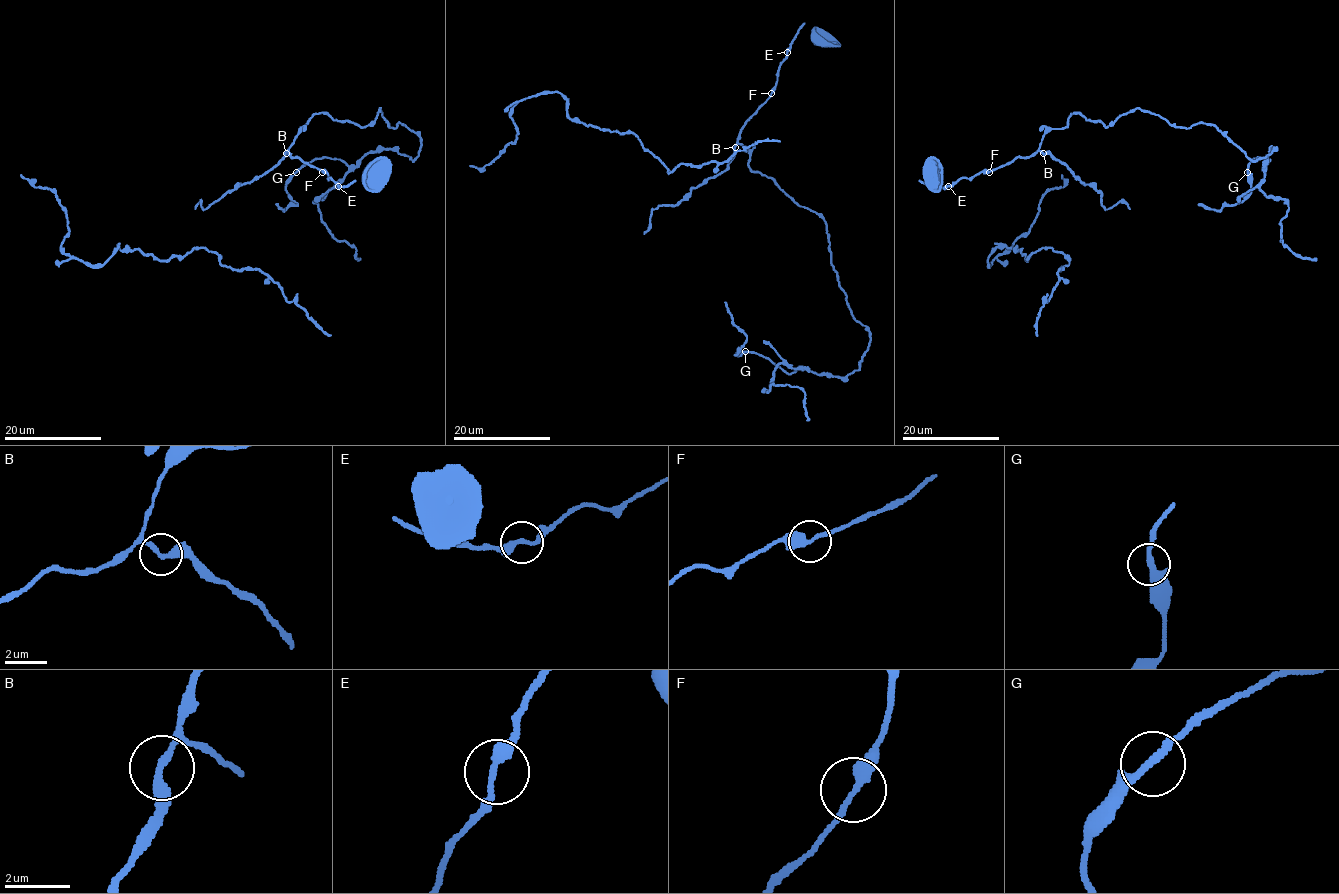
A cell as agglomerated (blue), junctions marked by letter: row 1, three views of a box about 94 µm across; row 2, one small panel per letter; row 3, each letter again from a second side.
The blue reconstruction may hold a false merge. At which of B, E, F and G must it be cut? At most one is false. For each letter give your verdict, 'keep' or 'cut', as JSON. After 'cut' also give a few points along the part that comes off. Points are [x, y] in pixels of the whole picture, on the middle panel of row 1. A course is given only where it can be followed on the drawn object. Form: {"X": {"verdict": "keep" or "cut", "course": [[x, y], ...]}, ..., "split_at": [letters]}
{"B": {"verdict": "keep"}, "E": {"verdict": "keep"}, "F": {"verdict": "keep"}, "G": {"verdict": "keep"}, "split_at": []}

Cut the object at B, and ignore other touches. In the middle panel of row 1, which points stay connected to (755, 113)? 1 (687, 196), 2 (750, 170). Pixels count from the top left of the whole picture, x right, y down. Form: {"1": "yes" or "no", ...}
{"1": "no", "2": "yes"}

